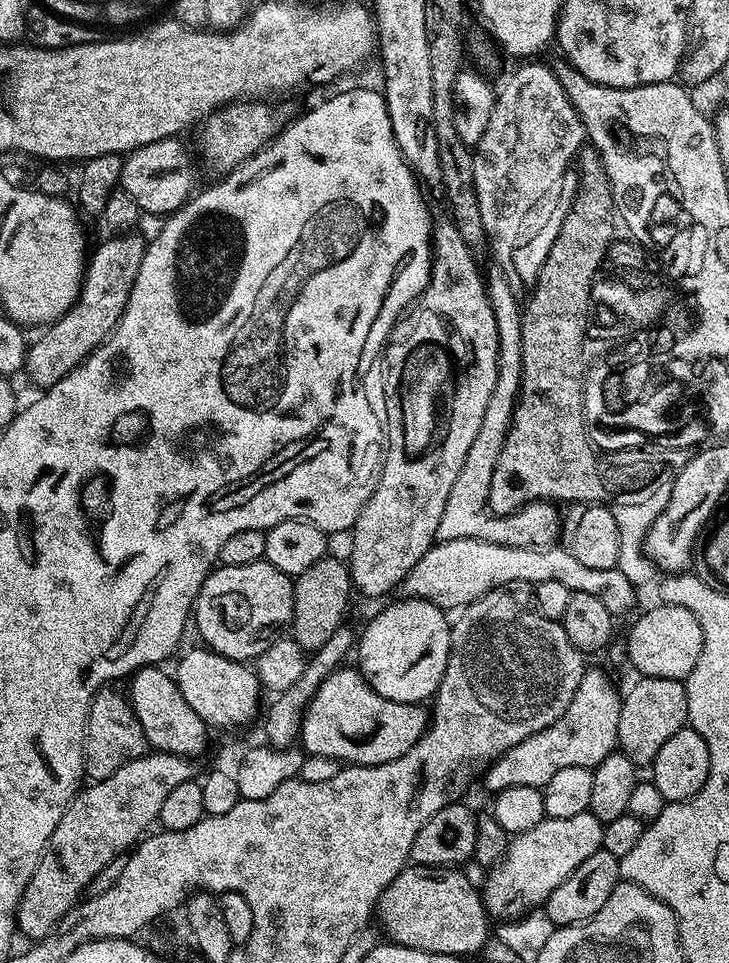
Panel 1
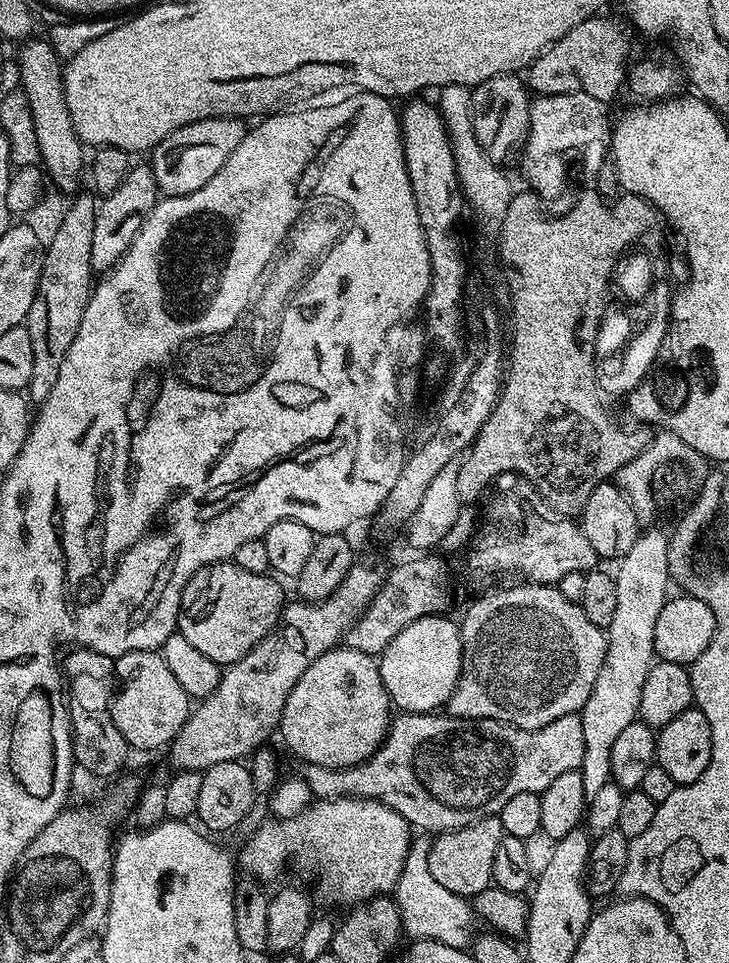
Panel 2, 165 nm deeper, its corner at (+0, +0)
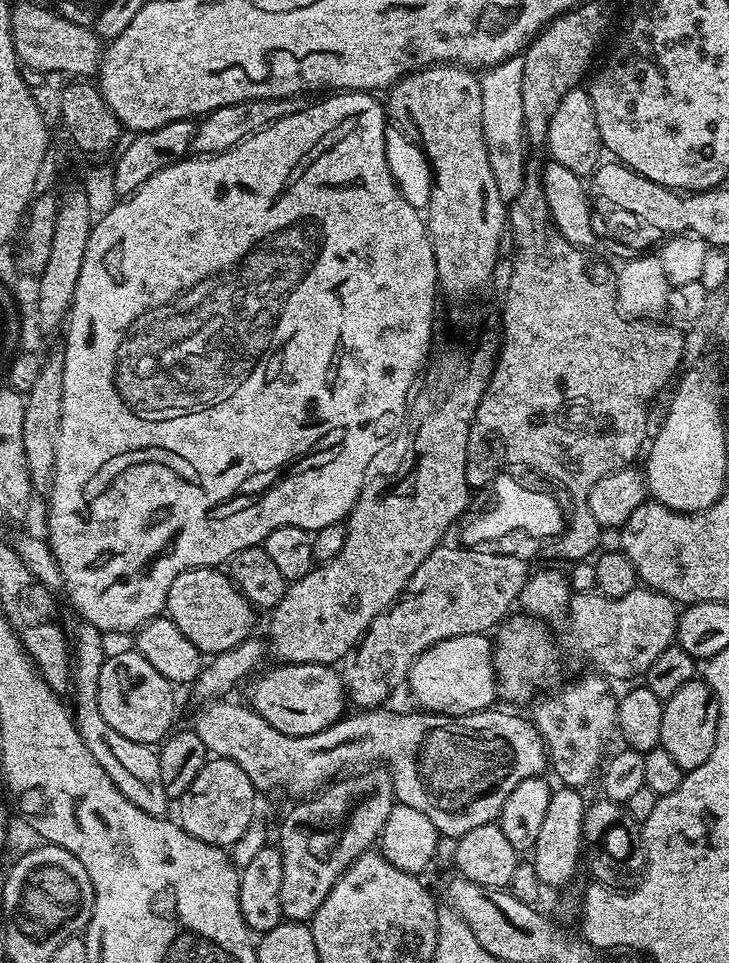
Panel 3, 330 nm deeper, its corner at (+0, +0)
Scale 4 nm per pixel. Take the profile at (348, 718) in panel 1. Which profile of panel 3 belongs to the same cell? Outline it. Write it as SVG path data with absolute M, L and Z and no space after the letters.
M280 664L269 670L265 676L260 676L252 684L252 700L250 707L254 709L274 730L282 730L287 736L309 736L326 730L332 724L337 724L345 715L346 693L344 681L335 667L327 664Z

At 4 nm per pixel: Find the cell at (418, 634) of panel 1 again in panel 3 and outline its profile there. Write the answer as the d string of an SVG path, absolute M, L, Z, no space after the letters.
M466 634L446 638L425 650L412 664L406 681L421 709L442 716L483 712L497 703L496 671L492 665L493 641L487 635Z

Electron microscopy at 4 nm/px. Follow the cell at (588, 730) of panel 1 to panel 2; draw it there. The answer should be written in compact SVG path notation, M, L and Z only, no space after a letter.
M406 712L397 717L397 720L395 717L389 723L388 736L380 749L361 764L355 764L353 768L307 765L302 777L309 784L313 797L333 800L339 796L362 796L366 800L381 800L402 814L410 826L439 834L481 820L483 816L497 815L502 806L514 798L514 794L544 792L546 786L554 782L554 778L577 771L582 766L582 753L586 750L582 722L574 712L562 718L554 718L554 722L534 730L515 728L512 724L503 724L497 720L467 720L426 712Z

